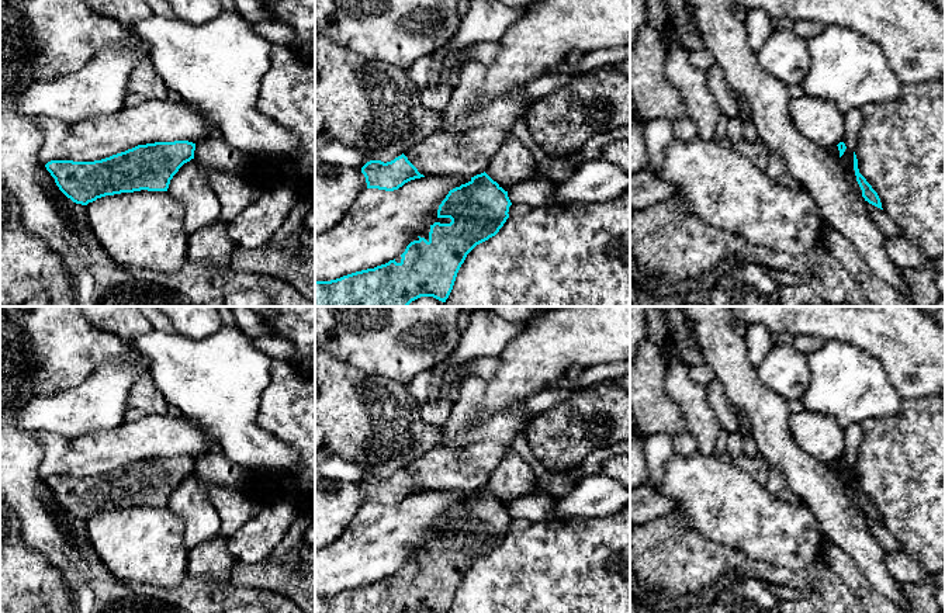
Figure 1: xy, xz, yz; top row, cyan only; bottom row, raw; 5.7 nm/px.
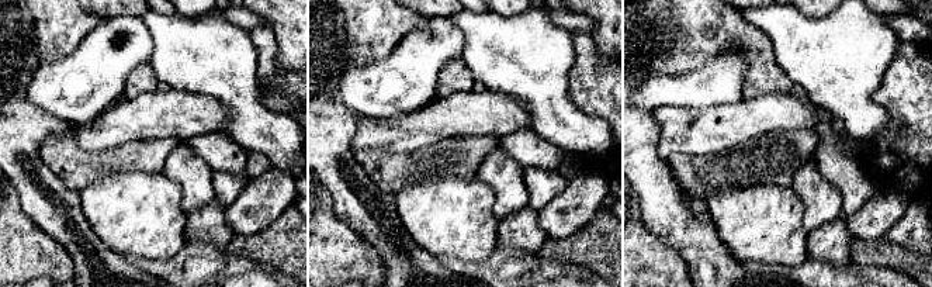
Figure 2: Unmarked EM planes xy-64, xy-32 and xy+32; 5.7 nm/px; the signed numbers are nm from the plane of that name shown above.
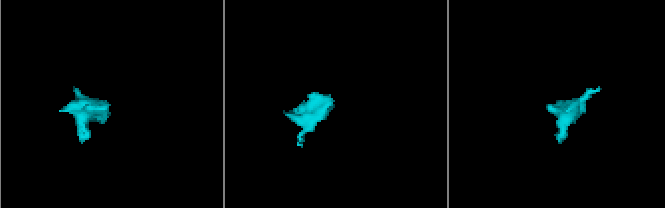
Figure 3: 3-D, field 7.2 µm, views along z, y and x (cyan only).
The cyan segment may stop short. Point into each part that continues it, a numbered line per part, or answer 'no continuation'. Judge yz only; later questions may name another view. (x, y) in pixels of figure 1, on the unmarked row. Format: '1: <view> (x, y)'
no continuation

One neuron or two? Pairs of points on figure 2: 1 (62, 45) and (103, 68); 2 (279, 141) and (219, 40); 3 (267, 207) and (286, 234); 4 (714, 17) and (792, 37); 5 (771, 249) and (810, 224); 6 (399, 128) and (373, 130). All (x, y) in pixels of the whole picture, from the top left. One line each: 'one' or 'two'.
1: two
2: one
3: two
4: two
5: two
6: one

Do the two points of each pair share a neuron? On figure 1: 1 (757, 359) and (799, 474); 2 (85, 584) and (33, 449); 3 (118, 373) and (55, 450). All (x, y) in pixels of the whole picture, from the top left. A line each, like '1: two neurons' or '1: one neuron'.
1: two neurons
2: one neuron
3: two neurons

